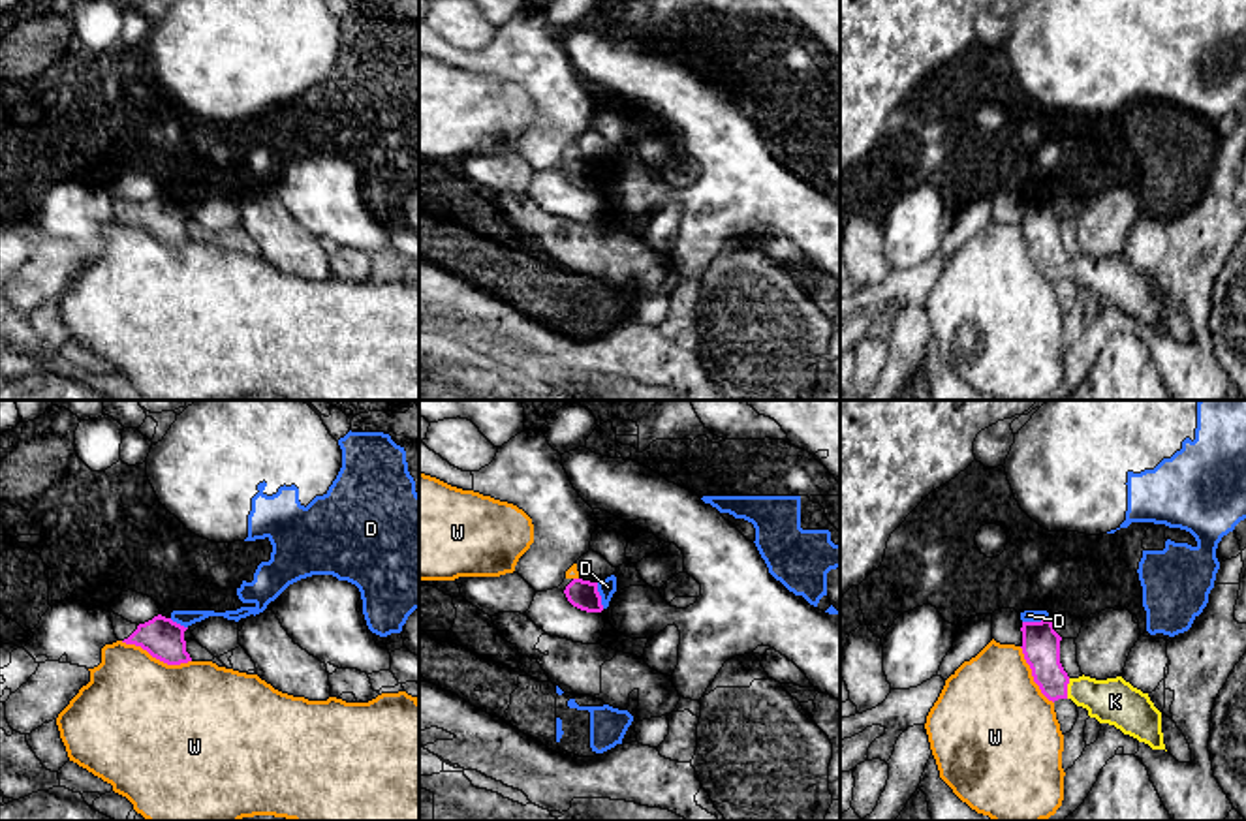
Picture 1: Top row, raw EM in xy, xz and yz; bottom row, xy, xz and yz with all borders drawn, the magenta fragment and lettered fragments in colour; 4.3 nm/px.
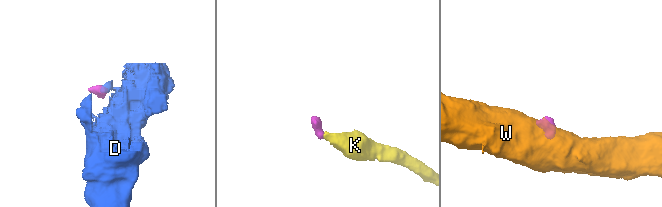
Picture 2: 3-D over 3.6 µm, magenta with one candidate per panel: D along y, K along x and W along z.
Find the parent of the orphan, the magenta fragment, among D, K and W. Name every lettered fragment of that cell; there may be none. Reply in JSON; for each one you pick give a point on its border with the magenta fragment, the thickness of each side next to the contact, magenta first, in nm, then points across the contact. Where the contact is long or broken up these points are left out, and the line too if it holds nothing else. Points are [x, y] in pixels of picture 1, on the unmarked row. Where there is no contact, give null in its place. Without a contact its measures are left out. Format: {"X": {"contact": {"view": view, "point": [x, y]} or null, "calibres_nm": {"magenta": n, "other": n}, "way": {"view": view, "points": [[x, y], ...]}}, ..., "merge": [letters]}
{"K": {"contact": {"view": "yz", "point": [1066, 267]}, "calibres_nm": {"magenta": 160, "other": 200}, "way": {"view": "yz", "points": [[1040, 220], [1045, 247], [1066, 267], [1115, 280]]}}, "merge": ["K"]}

